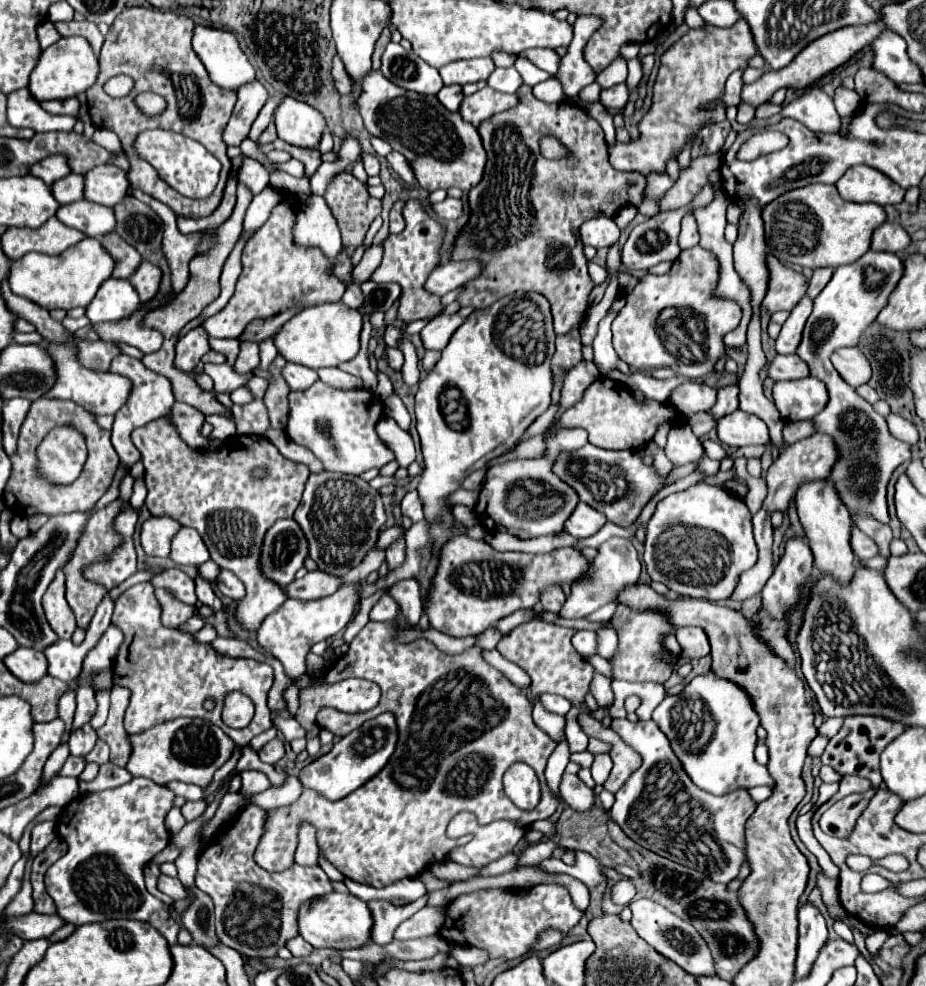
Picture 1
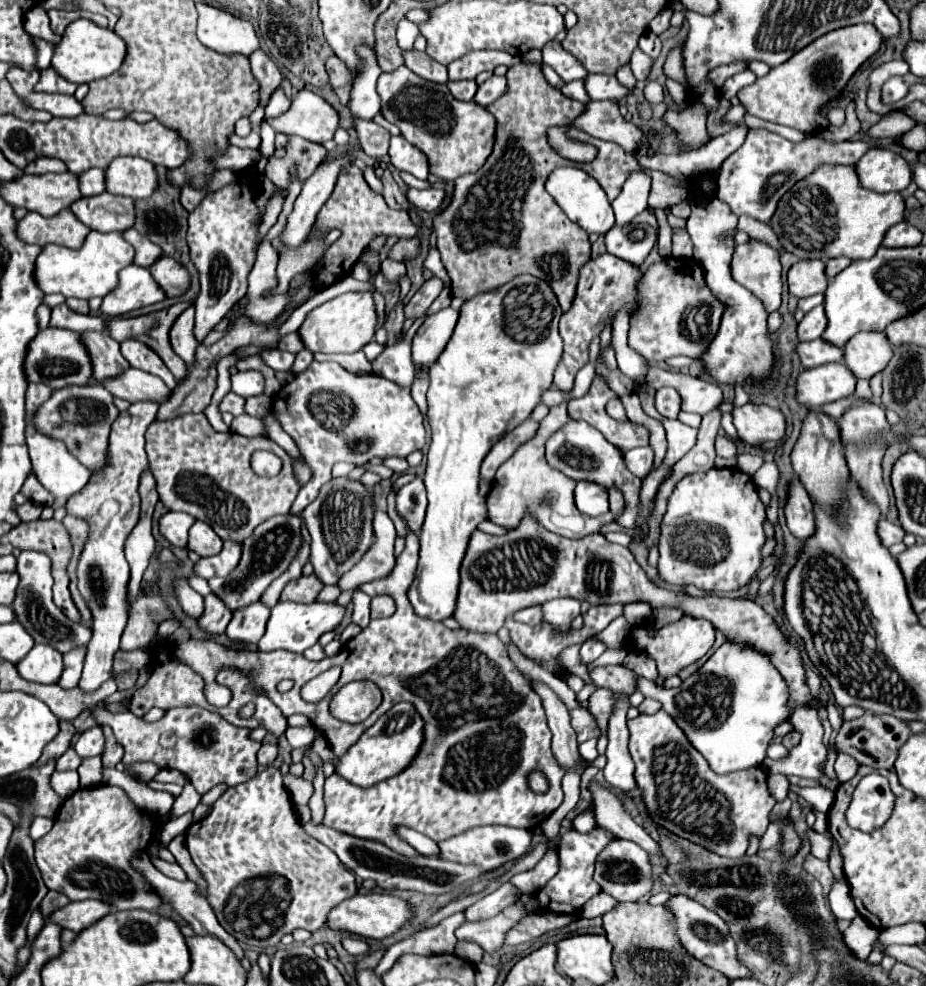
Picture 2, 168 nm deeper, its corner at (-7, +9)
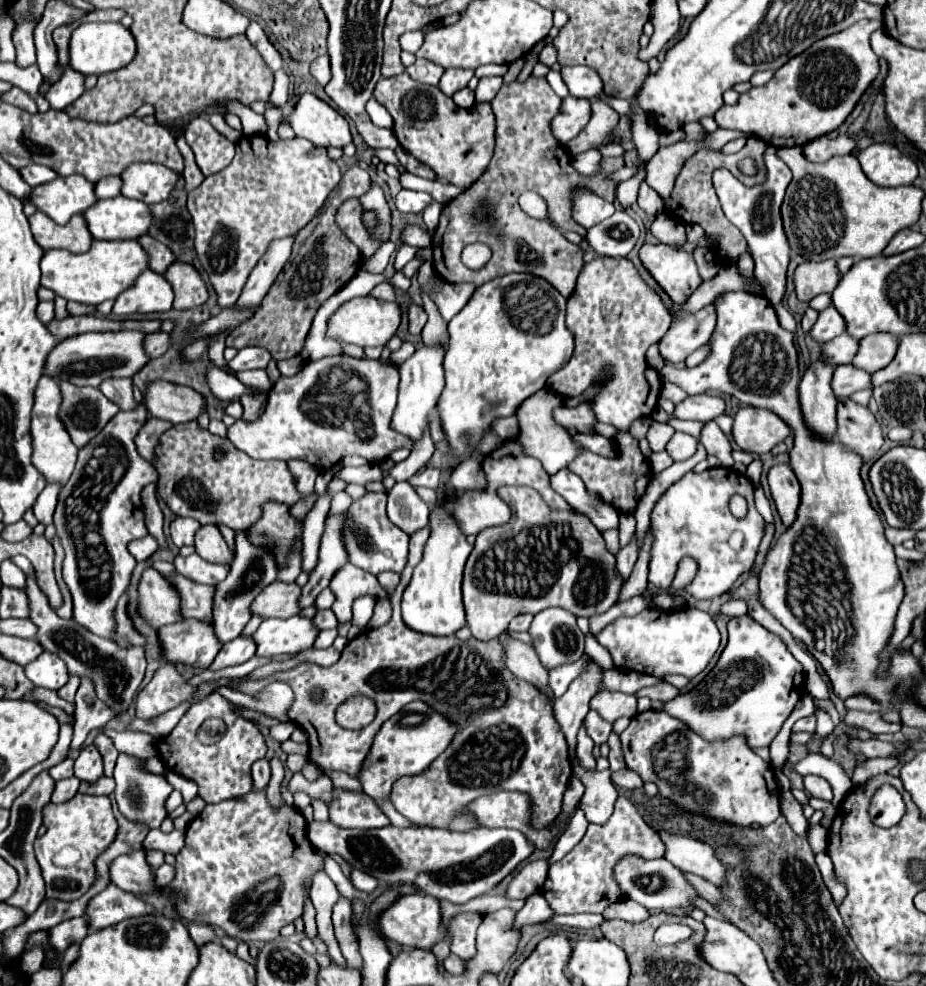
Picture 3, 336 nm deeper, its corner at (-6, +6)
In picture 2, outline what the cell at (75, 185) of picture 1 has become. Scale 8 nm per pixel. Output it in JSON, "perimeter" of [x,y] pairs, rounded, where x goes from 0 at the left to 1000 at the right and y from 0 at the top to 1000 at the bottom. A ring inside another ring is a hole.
{"perimeter":[[[95,171],[93,175],[86,175],[86,184],[89,184],[89,198],[106,198],[114,194],[112,171]]]}

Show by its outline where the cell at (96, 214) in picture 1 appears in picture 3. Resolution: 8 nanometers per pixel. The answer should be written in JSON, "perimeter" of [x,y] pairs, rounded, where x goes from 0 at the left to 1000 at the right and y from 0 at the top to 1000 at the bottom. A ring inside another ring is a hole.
{"perimeter":[[[135,199],[105,203],[90,219],[96,235],[107,243],[144,243],[154,239],[163,227],[161,211]]]}

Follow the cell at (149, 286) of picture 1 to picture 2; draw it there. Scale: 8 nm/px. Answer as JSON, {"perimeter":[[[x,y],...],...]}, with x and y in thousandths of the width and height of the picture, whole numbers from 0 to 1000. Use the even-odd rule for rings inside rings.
{"perimeter":[[[173,261],[162,271],[164,281],[168,281],[171,289],[179,295],[181,301],[194,301],[205,293],[205,277],[203,273],[186,261]]]}

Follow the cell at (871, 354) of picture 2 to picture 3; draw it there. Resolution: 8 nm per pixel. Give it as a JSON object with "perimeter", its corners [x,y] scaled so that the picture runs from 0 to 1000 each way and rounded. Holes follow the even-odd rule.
{"perimeter":[[[938,339],[928,345],[925,361],[921,363],[921,371],[943,379],[956,373],[969,357],[969,341],[964,339]]]}

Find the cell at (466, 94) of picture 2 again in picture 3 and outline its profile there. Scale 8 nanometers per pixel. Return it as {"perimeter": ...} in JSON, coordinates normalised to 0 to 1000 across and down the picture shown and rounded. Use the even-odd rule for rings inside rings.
{"perimeter":[[[498,89],[498,91],[494,91],[494,93],[489,95],[489,101],[491,101],[491,105],[498,108],[498,110],[509,110],[509,108],[513,105],[513,93],[506,91],[506,89]]]}

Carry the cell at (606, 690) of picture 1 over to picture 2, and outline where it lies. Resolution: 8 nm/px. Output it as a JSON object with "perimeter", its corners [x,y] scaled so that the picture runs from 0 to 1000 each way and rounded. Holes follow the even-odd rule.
{"perimeter":[[[665,703],[665,717],[657,731],[657,774],[652,778],[652,788],[661,798],[672,802],[689,800],[685,790],[685,772],[678,764],[678,737],[676,737],[676,719],[680,717],[678,707]]]}

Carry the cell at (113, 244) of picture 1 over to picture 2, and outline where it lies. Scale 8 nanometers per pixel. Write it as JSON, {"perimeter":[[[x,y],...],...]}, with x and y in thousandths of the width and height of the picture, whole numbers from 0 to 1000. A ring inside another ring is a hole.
{"perimeter":[[[138,232],[132,238],[147,253],[147,261],[145,261],[147,269],[162,271],[166,265],[171,265],[175,261],[175,253],[171,253],[171,248],[166,248],[160,240],[153,240],[147,232]]]}

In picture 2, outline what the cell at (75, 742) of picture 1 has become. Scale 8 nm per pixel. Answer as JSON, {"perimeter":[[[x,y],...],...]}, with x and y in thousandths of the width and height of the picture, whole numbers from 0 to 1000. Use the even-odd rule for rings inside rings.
{"perimeter":[[[102,735],[99,739],[91,741],[86,745],[86,749],[82,752],[80,756],[82,764],[89,768],[89,770],[95,770],[95,768],[104,768],[112,762],[112,745],[110,745],[110,739],[106,735]]]}

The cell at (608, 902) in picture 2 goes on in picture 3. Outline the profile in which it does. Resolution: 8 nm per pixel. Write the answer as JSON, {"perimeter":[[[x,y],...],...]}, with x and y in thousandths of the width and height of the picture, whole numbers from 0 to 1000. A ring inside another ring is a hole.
{"perimeter":[[[668,913],[666,917],[658,919],[651,925],[651,931],[671,931],[671,933],[677,933],[677,935],[692,935],[692,933],[701,931],[701,925],[688,915]]]}

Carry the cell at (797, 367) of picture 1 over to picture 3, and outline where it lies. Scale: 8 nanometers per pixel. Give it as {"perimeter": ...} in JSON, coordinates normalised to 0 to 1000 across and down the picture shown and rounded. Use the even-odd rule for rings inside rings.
{"perimeter":[[[908,339],[887,351],[887,365],[900,371],[917,369],[925,357],[925,345],[917,339]]]}

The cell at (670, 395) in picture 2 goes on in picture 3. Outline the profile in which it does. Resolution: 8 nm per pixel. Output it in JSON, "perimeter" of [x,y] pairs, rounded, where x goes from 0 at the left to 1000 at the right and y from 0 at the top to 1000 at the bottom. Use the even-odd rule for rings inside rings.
{"perimeter":[[[718,387],[716,389],[716,394],[714,394],[714,402],[716,404],[720,404],[720,406],[725,406],[727,410],[733,410],[735,406],[740,406],[742,404],[742,398],[738,398],[733,391],[729,391],[729,389],[722,389],[722,387]]]}

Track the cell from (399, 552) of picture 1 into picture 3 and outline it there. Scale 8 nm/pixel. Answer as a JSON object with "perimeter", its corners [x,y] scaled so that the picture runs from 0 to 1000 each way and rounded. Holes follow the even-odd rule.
{"perimeter":[[[459,475],[455,481],[450,479],[442,485],[442,491],[446,494],[473,496],[474,489],[476,489],[476,476],[472,475]]]}

